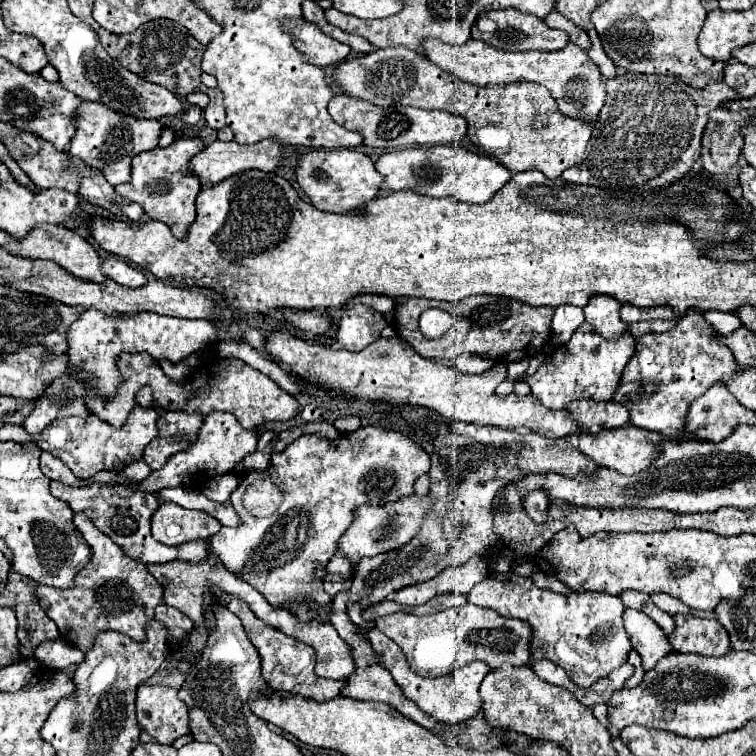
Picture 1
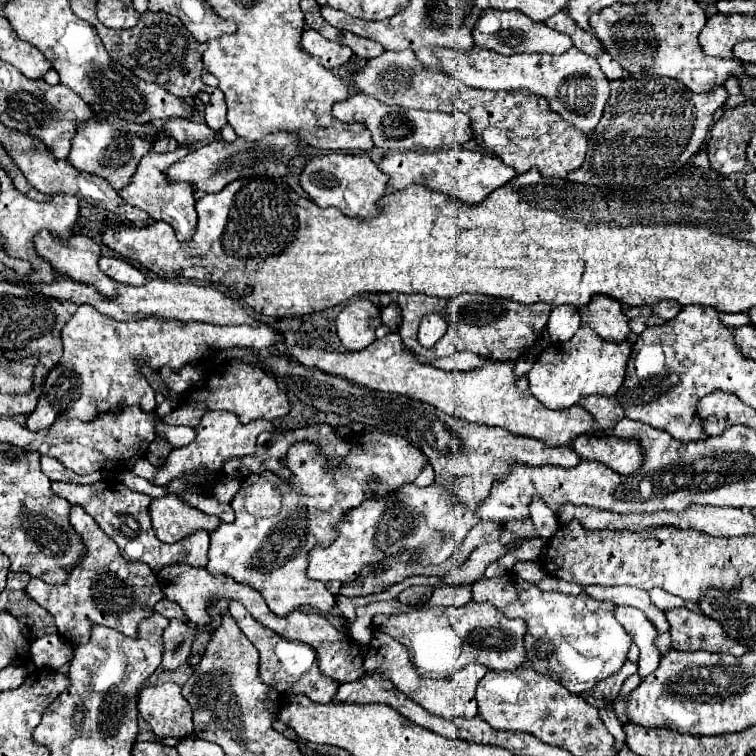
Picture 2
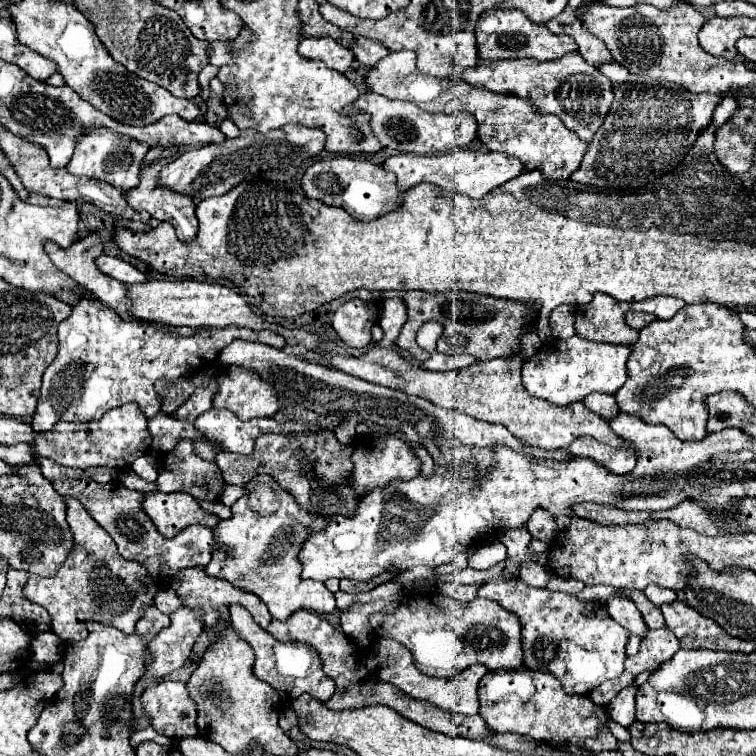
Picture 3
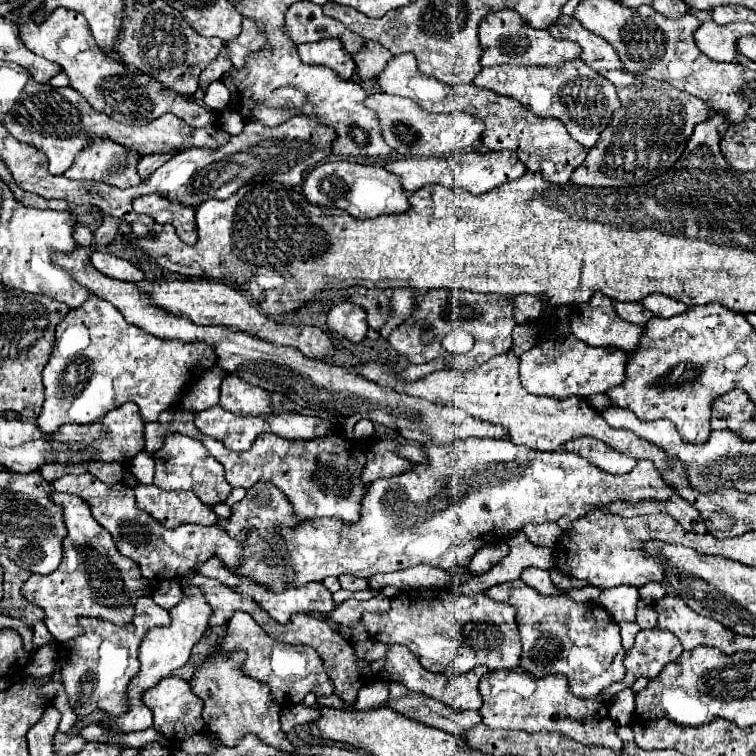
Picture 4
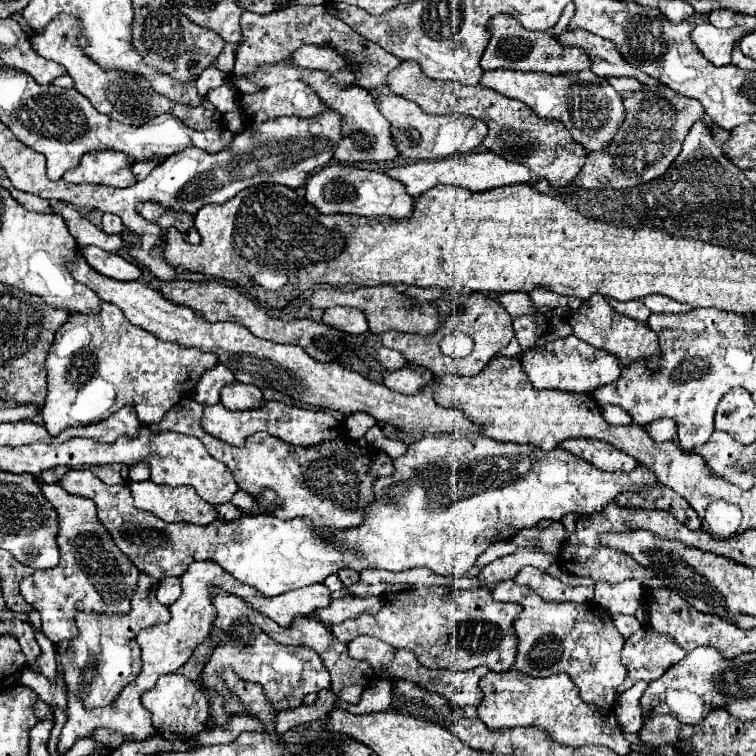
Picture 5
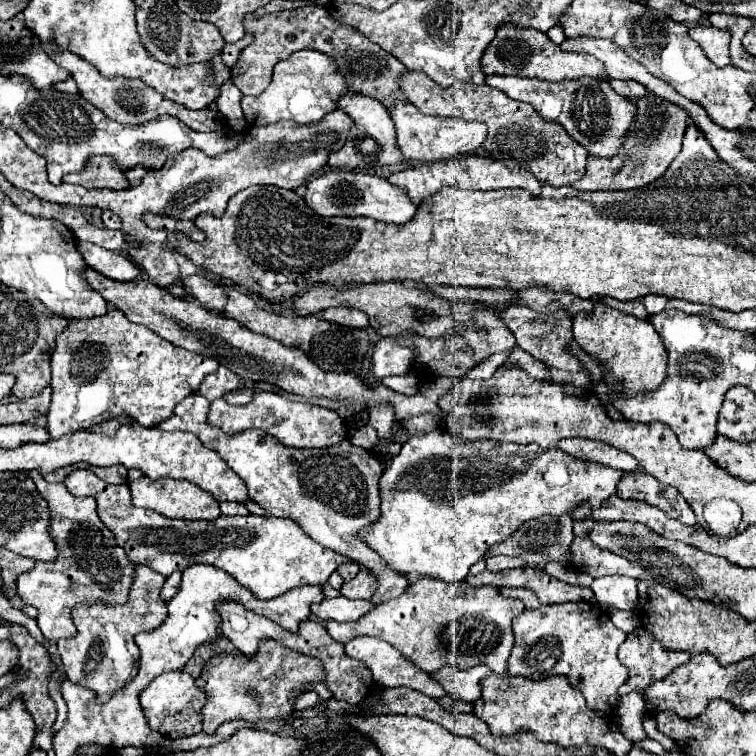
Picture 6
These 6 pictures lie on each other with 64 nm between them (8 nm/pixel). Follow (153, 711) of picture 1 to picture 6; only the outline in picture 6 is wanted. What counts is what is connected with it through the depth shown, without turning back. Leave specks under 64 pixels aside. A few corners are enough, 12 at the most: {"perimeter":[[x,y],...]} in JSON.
{"perimeter":[[182,670],[140,694],[150,728],[170,740],[202,732],[204,690]]}

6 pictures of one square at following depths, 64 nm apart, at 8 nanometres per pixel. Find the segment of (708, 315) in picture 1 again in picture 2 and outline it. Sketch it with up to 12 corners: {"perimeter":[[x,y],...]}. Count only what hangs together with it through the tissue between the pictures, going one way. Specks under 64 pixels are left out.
{"perimeter":[[722,314],[720,322],[728,328],[750,324],[746,314]]}

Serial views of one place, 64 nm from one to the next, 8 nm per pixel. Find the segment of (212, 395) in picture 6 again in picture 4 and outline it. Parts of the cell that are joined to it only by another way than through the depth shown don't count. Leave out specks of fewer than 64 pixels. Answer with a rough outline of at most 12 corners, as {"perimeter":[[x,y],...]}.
{"perimeter":[[214,366],[182,398],[184,408],[216,406],[224,372]]}

